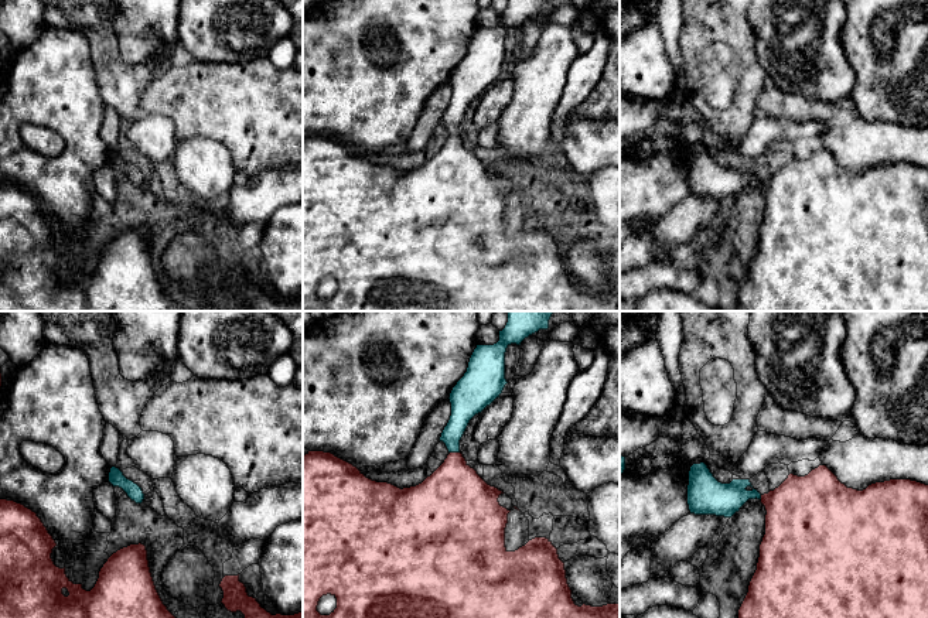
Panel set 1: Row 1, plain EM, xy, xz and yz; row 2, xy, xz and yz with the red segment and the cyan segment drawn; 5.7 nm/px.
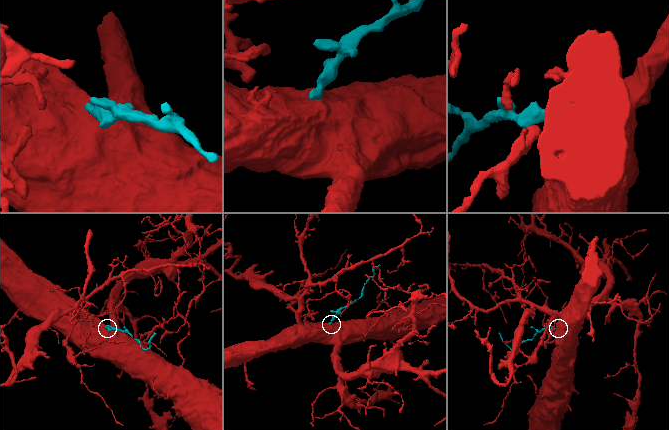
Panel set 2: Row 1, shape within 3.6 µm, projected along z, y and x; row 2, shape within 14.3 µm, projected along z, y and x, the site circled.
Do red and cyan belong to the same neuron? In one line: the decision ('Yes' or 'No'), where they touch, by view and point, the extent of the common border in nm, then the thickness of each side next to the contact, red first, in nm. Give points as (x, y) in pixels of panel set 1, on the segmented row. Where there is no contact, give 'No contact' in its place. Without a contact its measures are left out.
Yes. Touches red at xz (454, 453). Shared border 60 nm. Thickness 380 nm (red) against 140 nm

